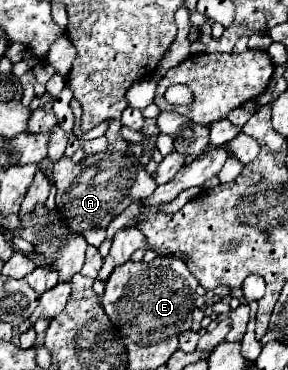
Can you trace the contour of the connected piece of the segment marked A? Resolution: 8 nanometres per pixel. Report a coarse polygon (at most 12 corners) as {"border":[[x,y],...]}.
{"border":[[127,149],[53,163],[57,213],[71,233],[107,229],[157,183]]}

